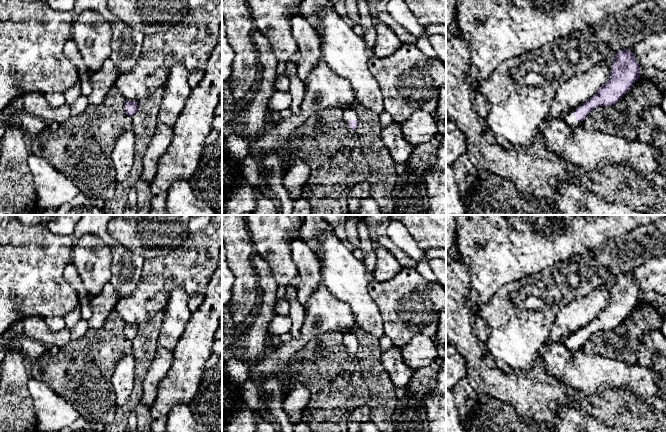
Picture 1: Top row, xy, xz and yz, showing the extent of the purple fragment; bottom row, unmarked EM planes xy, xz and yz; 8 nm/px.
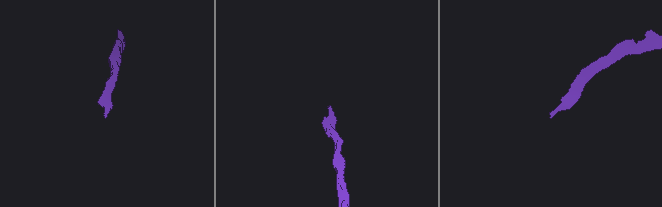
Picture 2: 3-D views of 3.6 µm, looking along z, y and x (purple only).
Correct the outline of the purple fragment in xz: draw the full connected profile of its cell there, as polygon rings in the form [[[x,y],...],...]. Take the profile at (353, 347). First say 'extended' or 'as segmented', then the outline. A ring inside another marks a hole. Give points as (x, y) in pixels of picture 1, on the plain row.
extended; [[[344,331],[342,335],[345,347],[351,354],[354,354],[356,356],[356,352],[358,349],[358,341],[356,336],[353,334],[353,332],[347,332],[347,331]]]

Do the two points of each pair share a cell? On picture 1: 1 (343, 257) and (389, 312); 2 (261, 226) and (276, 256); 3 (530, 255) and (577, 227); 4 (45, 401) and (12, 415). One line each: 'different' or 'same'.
1: different
2: same
3: same
4: different

